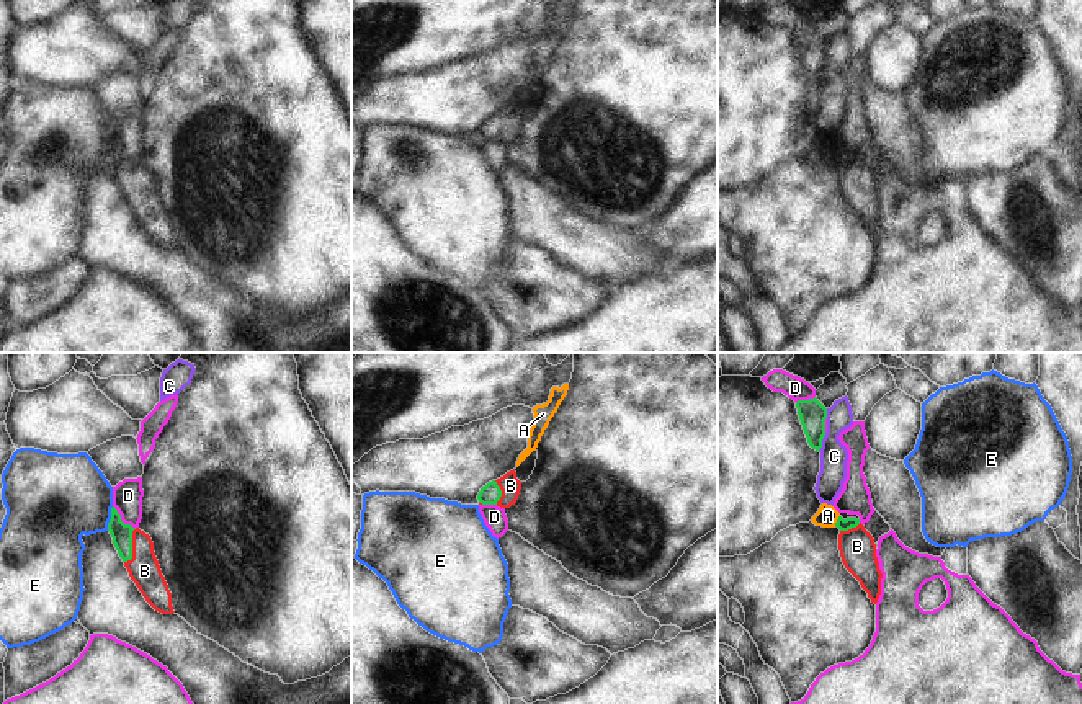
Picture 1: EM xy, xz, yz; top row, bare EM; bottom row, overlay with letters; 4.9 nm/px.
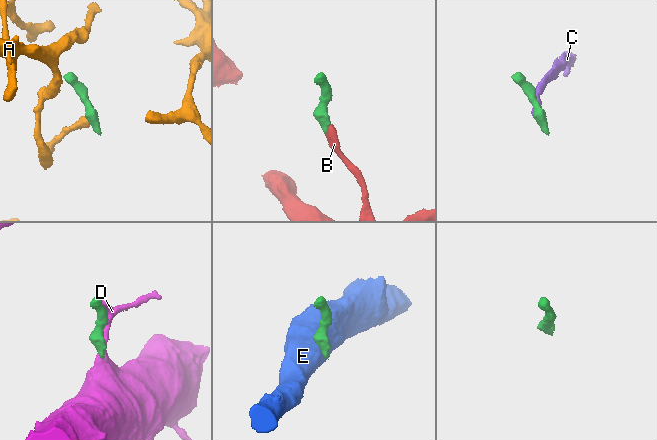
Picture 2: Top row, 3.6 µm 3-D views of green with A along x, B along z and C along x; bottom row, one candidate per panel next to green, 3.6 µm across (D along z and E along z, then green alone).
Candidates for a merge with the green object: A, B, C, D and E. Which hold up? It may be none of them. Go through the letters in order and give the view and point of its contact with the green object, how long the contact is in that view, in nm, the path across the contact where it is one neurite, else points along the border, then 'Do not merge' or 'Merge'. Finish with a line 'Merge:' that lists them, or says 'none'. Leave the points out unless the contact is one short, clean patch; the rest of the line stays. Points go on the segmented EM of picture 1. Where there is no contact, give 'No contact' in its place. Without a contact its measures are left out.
A: Touches green at yz (837, 520). Shared border 60 nm. Boundary: yz (839, 515), (834, 525). Do not merge
B: Touches green at xy (131, 546). Shared border 190 nm. Path across: xy (121, 533), (131, 546), (138, 552), (144, 570). Merge
C: Touches green at yz (821, 443). Shared border 100 nm. Boundary: yz (826, 433), (819, 451). Do not merge
D: Touches green at xy (120, 520). Shared border 160 nm. Do not merge
E: Touches green at xy (111, 518). Shared border 120 nm. Boundary: xy (113, 507), (107, 530). Do not merge
Merge: B

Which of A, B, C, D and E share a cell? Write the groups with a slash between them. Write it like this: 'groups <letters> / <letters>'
groups A / B / C / D / E

